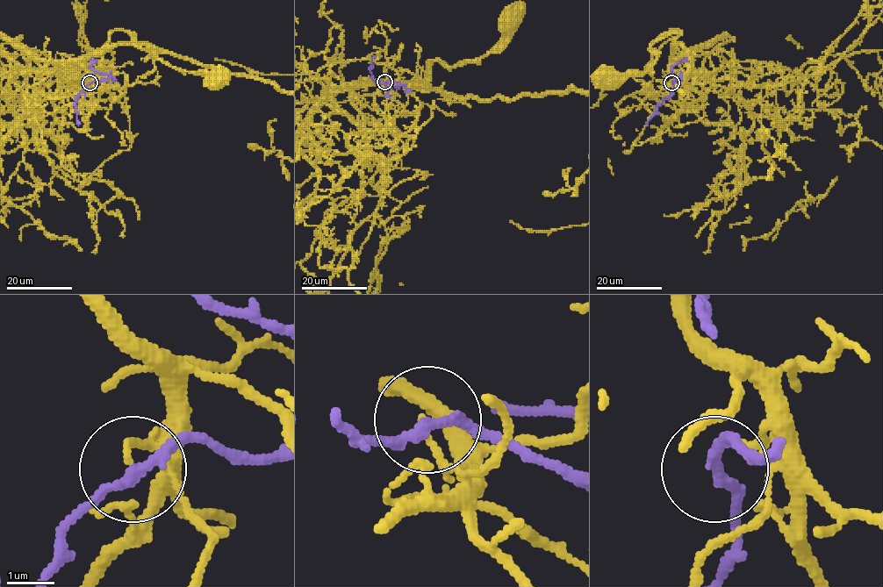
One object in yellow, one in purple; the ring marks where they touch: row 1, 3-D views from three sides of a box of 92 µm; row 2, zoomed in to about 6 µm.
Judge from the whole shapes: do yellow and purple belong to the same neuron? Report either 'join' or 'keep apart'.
join

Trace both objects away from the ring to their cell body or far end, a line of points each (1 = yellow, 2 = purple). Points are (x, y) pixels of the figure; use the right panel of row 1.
1: (671, 82), (677, 30), (650, 46), (656, 59), (645, 72), (628, 72), (614, 82)
2: (671, 83), (677, 81), (671, 68), (684, 59), (685, 60)

